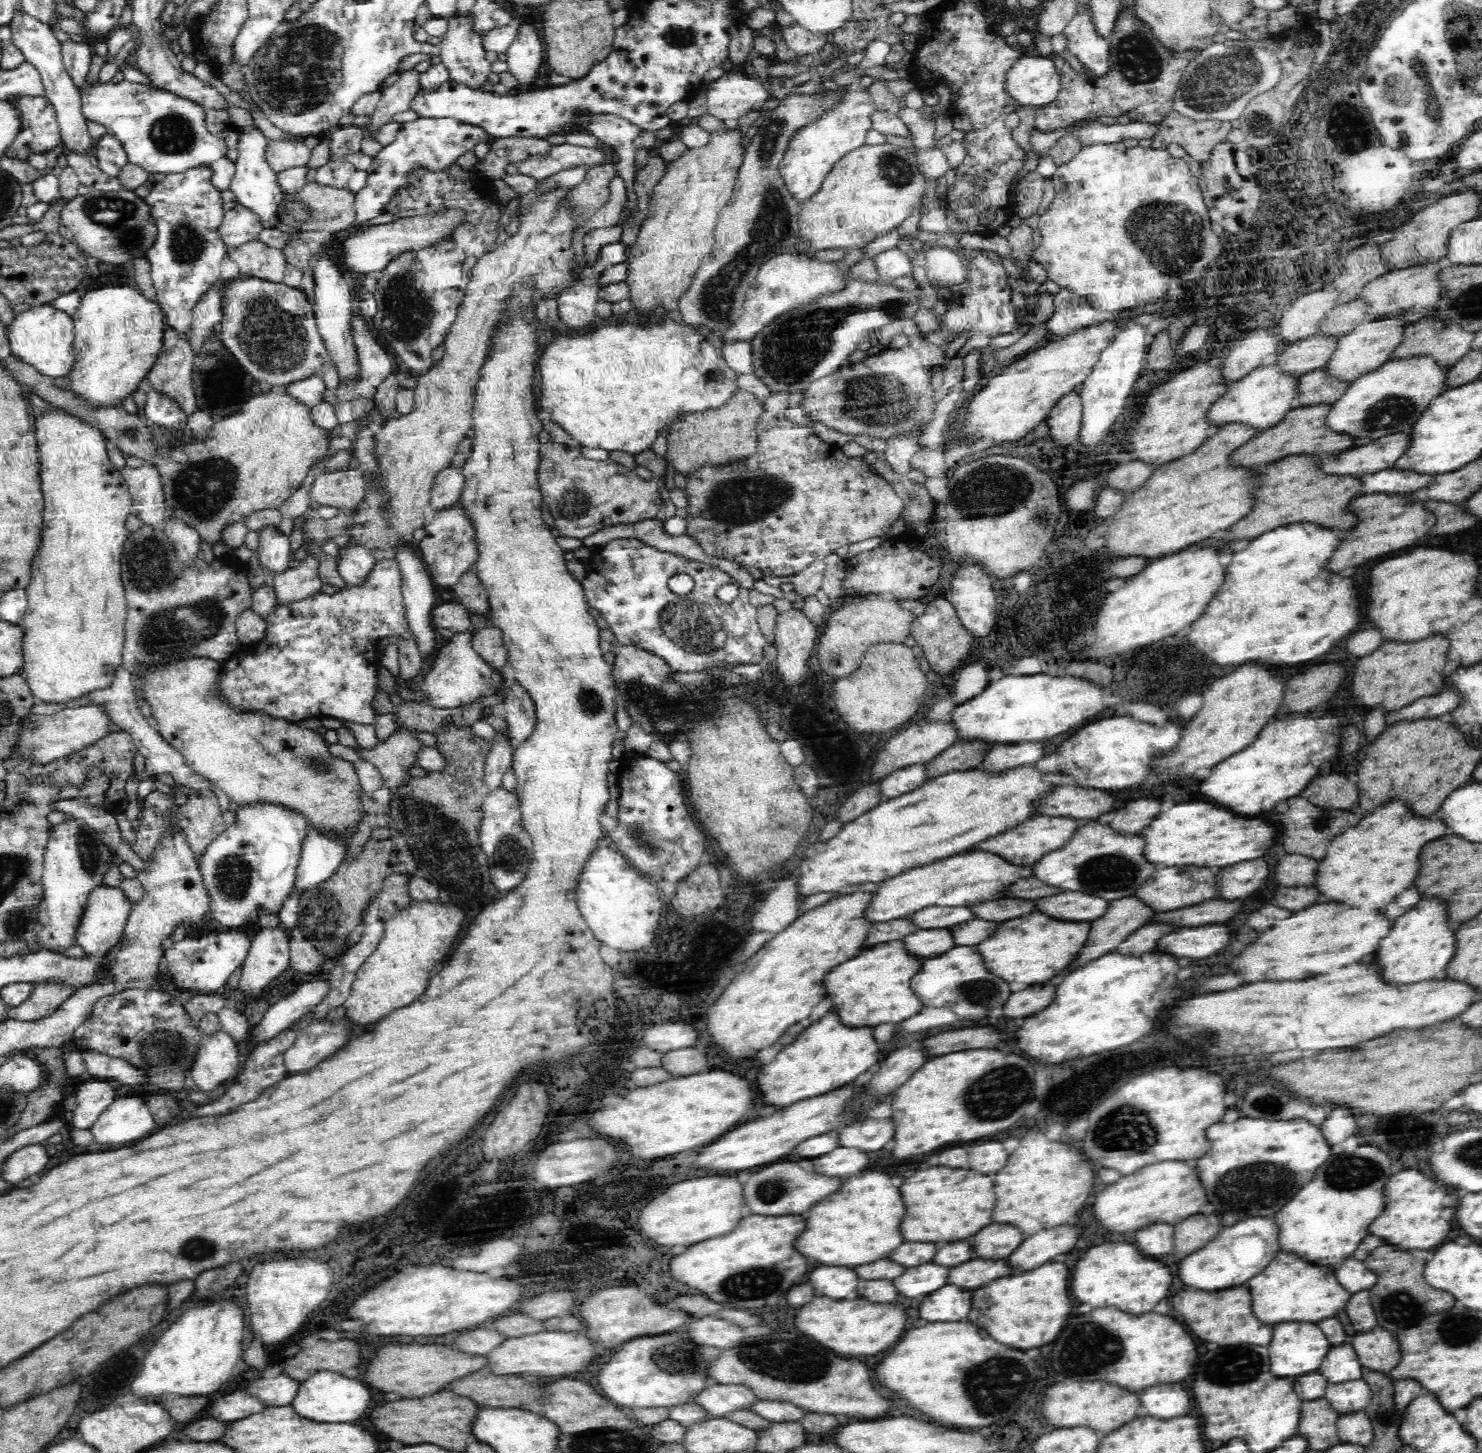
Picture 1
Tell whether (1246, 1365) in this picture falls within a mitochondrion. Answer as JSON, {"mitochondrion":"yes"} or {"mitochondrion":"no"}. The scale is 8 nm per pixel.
{"mitochondrion":"yes"}

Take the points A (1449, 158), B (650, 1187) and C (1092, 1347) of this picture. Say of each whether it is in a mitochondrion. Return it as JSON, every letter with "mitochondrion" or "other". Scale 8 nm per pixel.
{"A":"other","B":"other","C":"mitochondrion"}

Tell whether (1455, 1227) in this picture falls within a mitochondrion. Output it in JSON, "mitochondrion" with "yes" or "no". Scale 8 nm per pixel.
{"mitochondrion":"no"}

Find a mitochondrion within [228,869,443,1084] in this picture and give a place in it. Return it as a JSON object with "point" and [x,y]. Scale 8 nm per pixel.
{"point":[322,914]}

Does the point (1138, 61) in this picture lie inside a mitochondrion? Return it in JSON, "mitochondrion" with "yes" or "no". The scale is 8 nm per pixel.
{"mitochondrion":"yes"}

